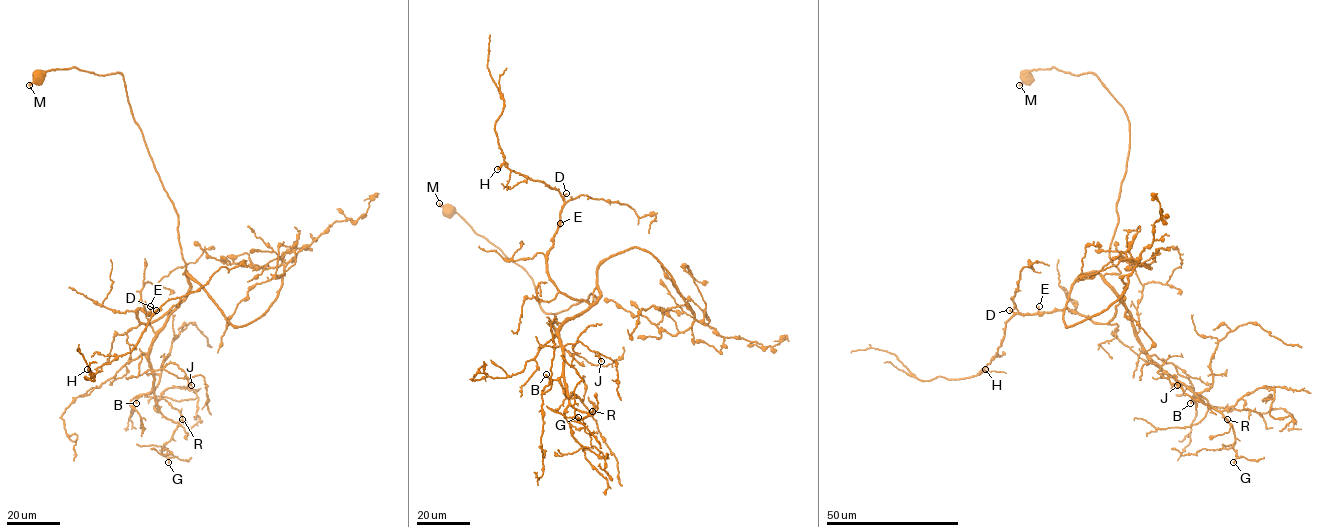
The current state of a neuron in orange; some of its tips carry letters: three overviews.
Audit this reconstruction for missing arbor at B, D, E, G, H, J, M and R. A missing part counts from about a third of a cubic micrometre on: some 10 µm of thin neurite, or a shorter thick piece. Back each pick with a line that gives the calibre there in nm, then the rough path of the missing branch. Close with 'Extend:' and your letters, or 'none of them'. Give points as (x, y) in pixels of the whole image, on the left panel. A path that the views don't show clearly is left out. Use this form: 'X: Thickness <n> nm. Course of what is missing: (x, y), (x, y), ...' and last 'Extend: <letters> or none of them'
B: Thickness 300 nm. Course of what is missing: (136, 403), (137, 413), (153, 438)
R: Thickness 150 nm
Extend: B, R

